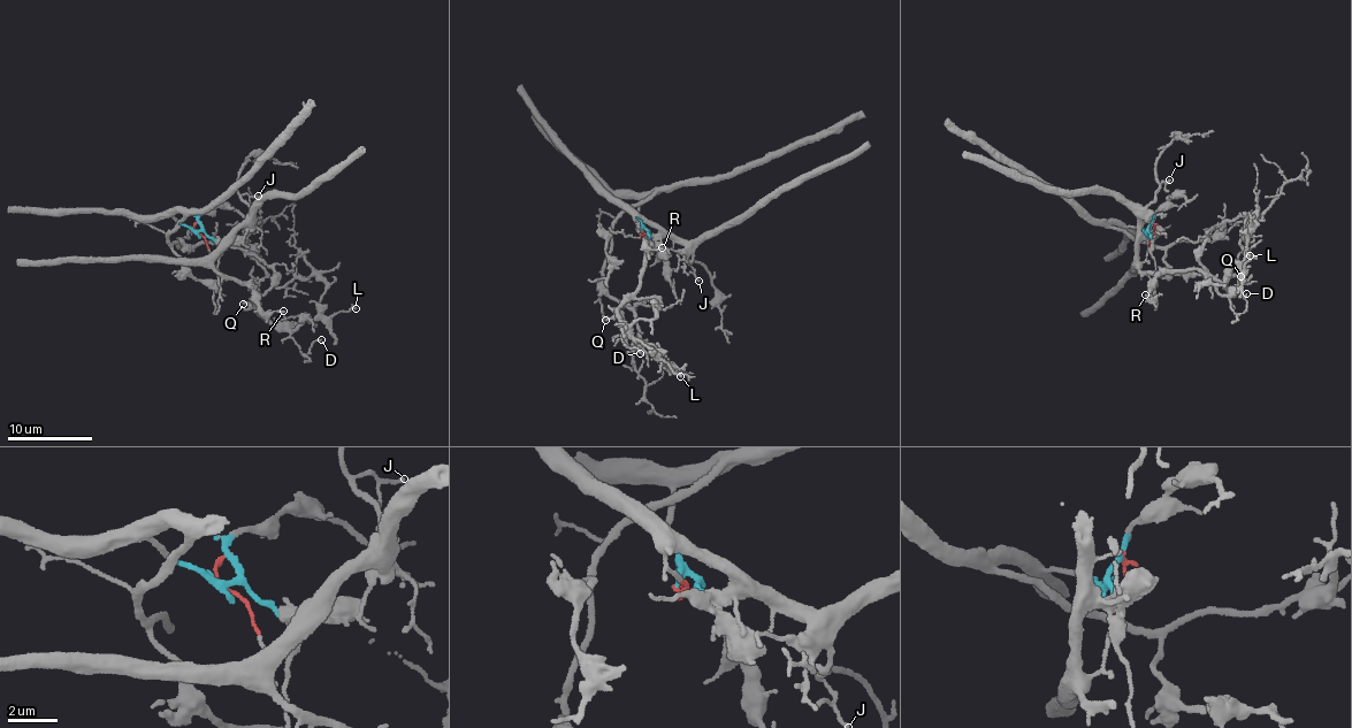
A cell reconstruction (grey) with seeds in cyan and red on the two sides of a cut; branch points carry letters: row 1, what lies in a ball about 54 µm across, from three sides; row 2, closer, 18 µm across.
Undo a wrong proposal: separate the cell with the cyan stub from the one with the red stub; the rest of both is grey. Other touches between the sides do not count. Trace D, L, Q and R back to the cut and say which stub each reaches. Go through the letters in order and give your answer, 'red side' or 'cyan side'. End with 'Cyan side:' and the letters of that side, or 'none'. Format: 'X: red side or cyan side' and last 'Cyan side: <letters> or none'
D: red side
L: red side
Q: red side
R: red side
Cyan side: none

